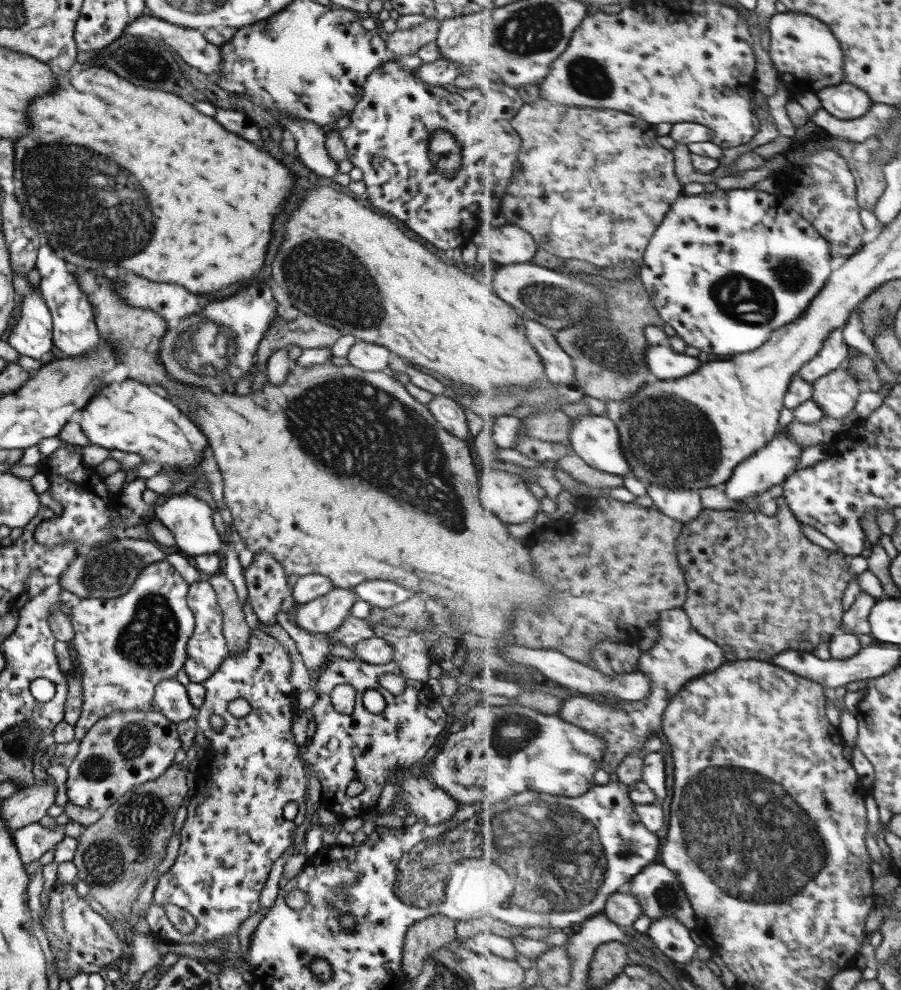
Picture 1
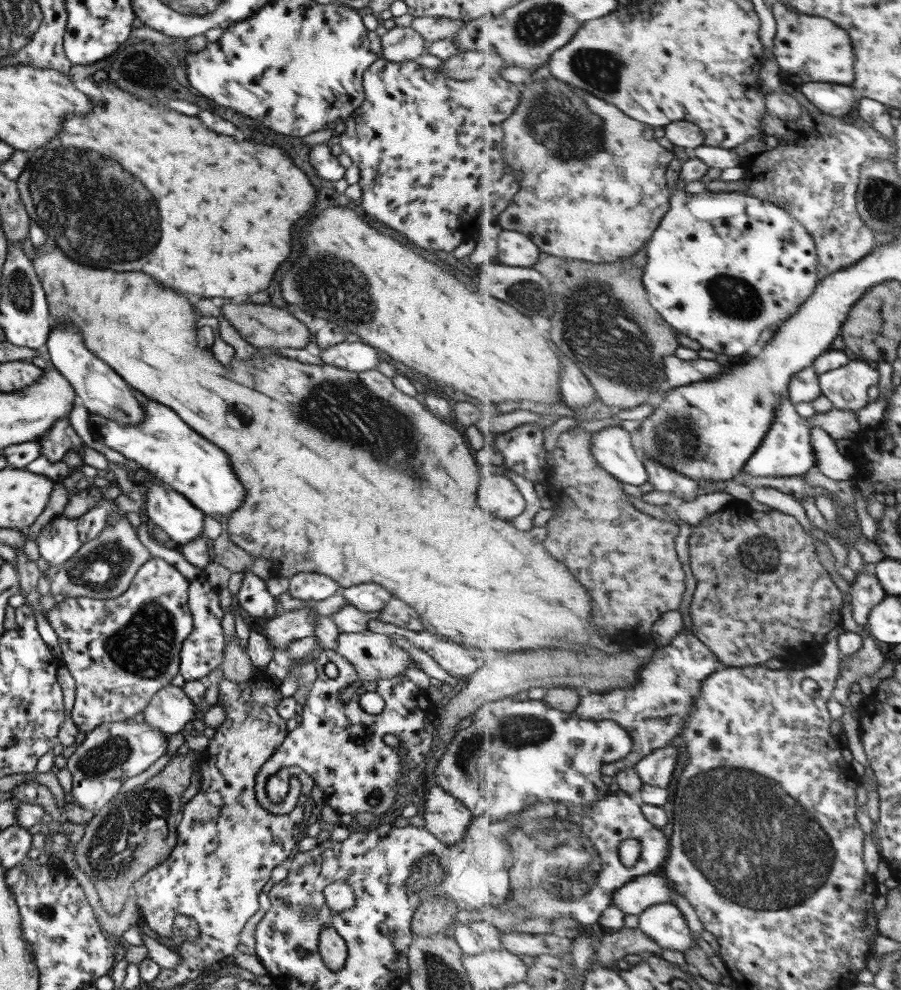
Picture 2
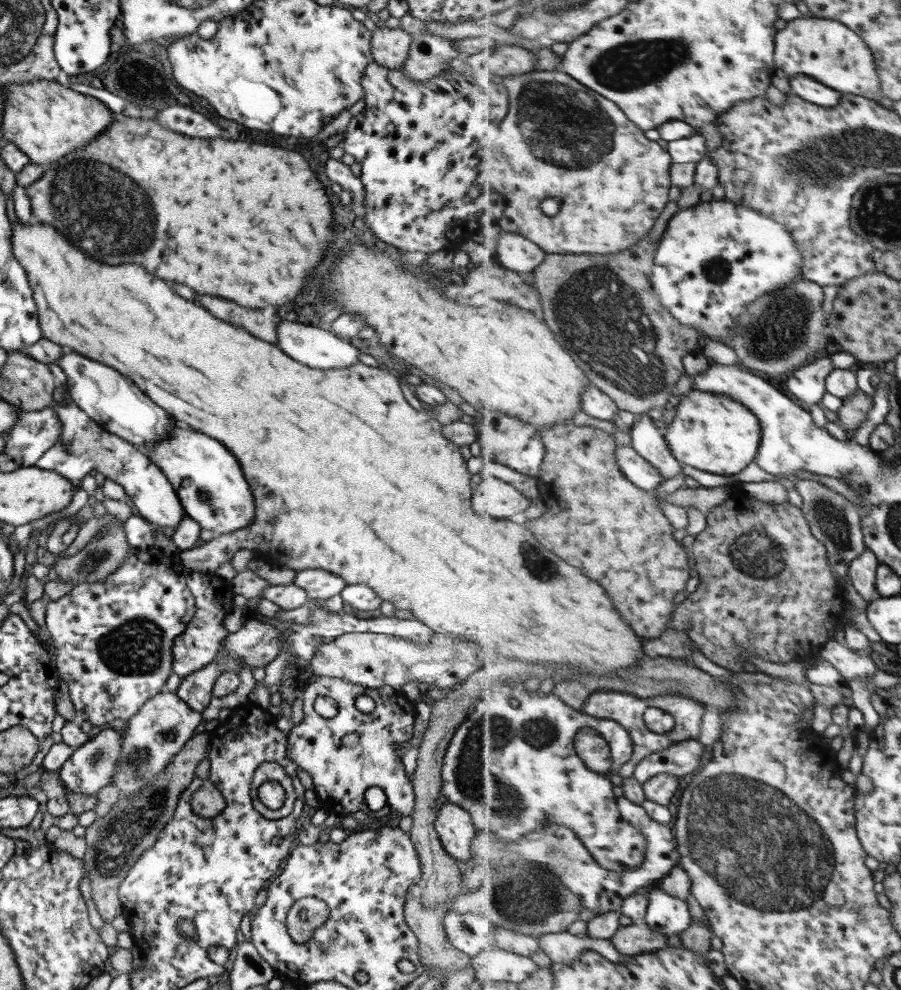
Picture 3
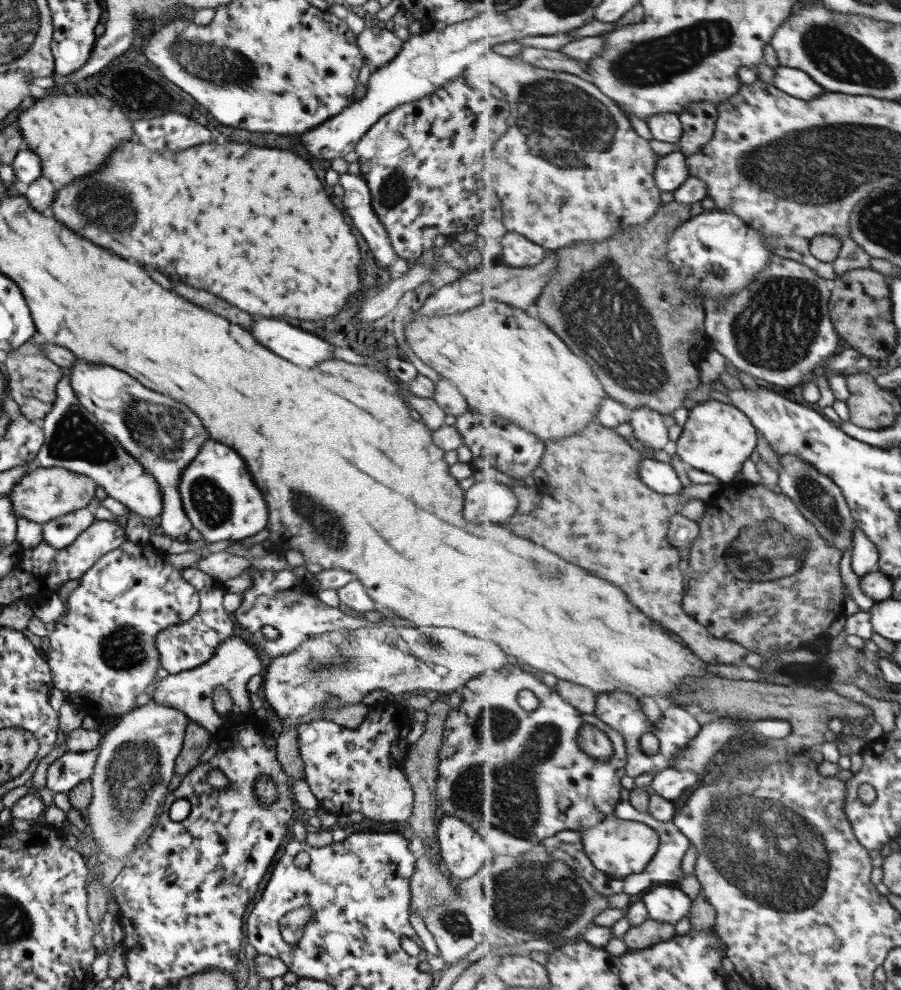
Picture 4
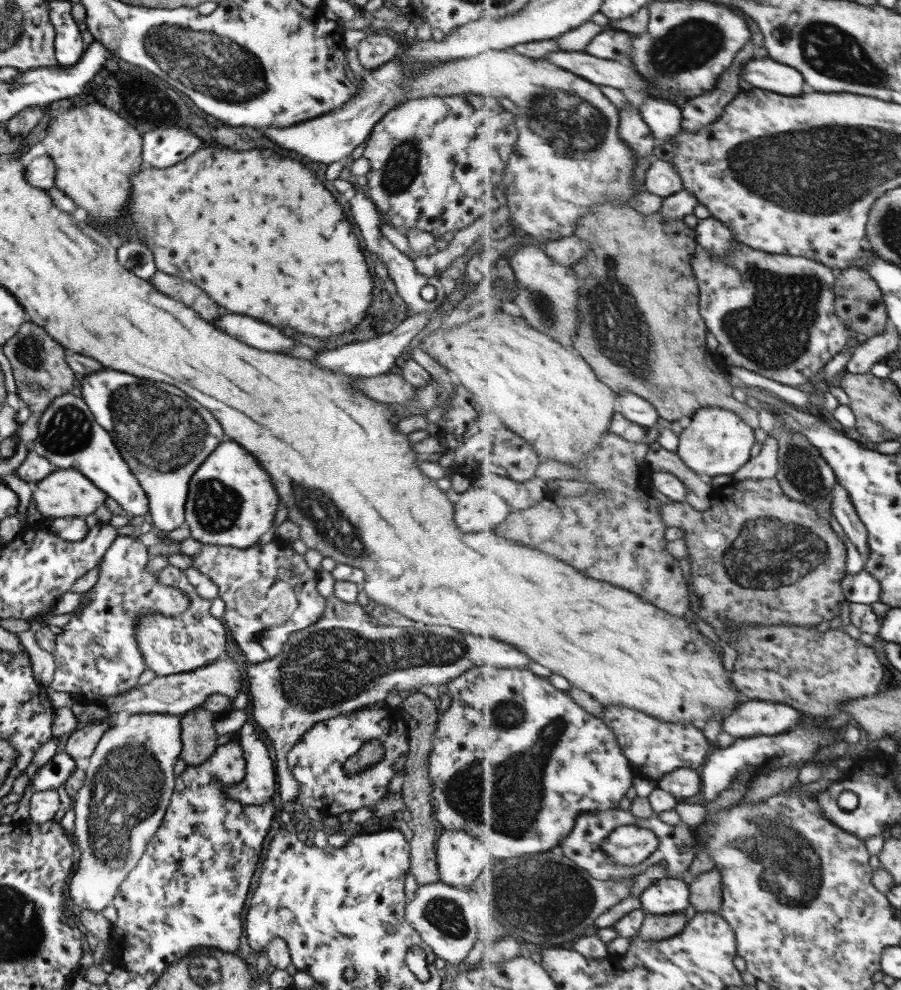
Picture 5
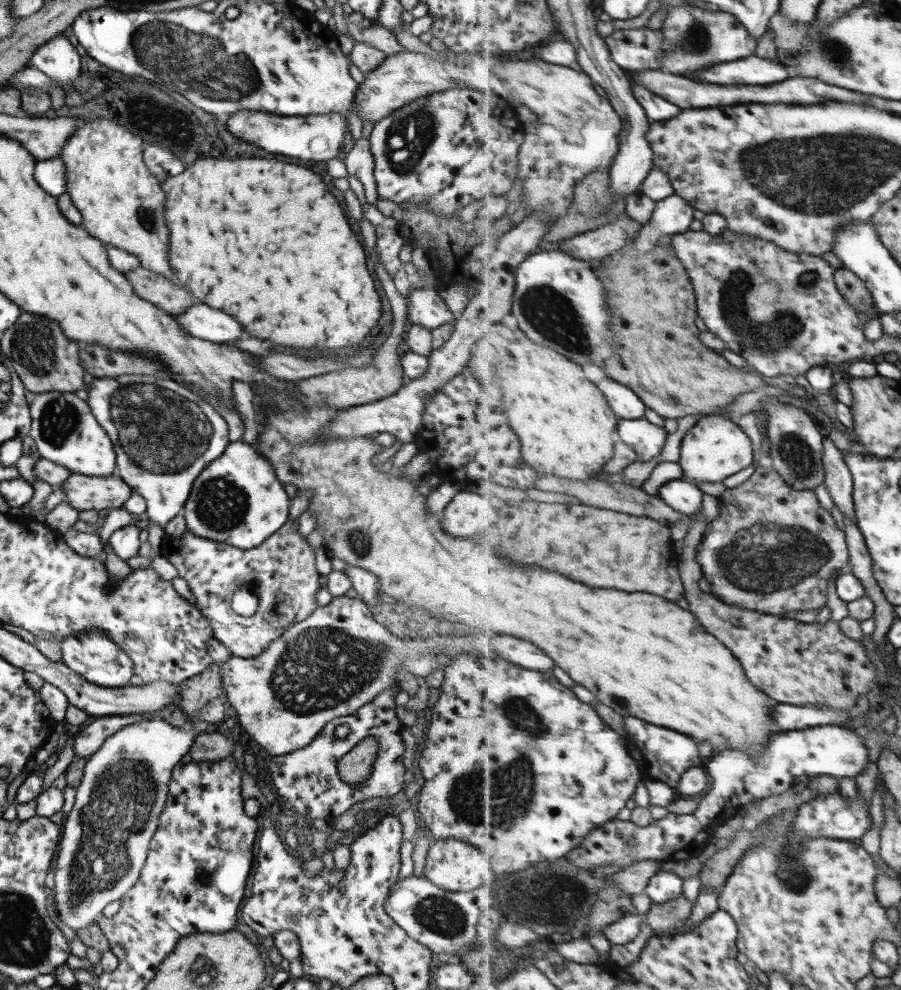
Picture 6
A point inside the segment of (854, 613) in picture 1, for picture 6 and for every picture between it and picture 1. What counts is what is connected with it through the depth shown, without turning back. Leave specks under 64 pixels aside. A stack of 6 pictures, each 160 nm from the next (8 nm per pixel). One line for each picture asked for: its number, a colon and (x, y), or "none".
2: (867, 592)
3: (863, 570)
4: (865, 555)
5: (844, 510)
6: (839, 480)

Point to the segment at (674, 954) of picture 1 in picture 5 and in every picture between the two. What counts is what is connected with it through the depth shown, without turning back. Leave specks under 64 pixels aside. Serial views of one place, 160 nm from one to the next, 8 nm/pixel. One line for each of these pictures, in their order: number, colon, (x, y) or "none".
2: (665, 923)
3: (668, 914)
4: (667, 903)
5: (668, 895)

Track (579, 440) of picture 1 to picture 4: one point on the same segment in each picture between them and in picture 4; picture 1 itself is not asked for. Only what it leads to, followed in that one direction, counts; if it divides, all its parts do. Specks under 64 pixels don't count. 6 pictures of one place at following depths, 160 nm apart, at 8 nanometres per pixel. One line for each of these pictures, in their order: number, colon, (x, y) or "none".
2: (614, 447)
3: (639, 470)
4: (660, 476)

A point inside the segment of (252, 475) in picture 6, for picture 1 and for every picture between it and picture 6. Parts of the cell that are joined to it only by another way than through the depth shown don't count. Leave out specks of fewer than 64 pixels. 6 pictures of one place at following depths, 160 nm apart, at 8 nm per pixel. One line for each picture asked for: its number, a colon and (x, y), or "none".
1: (128, 416)
2: (162, 444)
3: (212, 491)
4: (221, 501)
5: (230, 501)

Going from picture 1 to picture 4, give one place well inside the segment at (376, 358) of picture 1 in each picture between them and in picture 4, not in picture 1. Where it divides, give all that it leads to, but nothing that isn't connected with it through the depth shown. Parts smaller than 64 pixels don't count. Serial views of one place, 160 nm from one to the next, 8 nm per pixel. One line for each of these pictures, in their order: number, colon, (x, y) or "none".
2: (356, 356)
3: (316, 347)
4: (304, 349)

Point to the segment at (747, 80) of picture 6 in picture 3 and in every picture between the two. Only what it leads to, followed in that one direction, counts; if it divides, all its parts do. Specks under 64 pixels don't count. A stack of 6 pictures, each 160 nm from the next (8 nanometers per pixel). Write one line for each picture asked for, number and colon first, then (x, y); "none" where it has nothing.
3: (810, 89)
4: (796, 82)
5: (767, 73)

